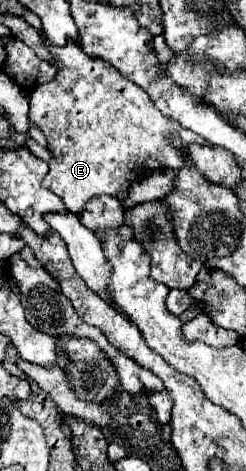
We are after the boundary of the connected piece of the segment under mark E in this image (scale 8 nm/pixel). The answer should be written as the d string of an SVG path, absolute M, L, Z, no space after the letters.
M73 39L65 47L53 47L49 41L45 45L59 65L59 71L51 83L39 85L29 95L29 119L43 131L51 153L43 187L61 197L71 213L81 213L93 197L117 197L125 193L135 175L147 169L181 167L183 153L171 145L171 133L181 135L185 151L191 143L205 143L199 135L161 115L141 87L129 83L109 63L85 55Z

